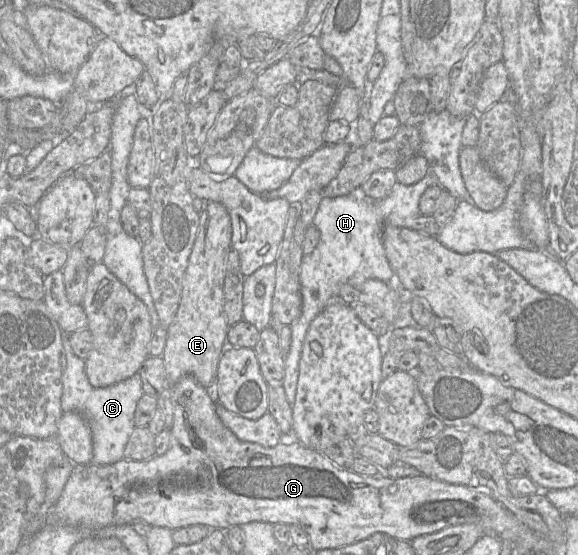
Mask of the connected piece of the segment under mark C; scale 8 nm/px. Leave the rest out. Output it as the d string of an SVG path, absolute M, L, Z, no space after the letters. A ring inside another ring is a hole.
M62 331L62 346L66 354L67 366L62 374L61 407L64 413L78 412L88 422L93 443L92 463L98 465L113 464L124 458L125 446L134 430L137 403L144 394L141 376L137 372L130 378L114 385L95 388L87 378L85 360L73 351L69 334Z

